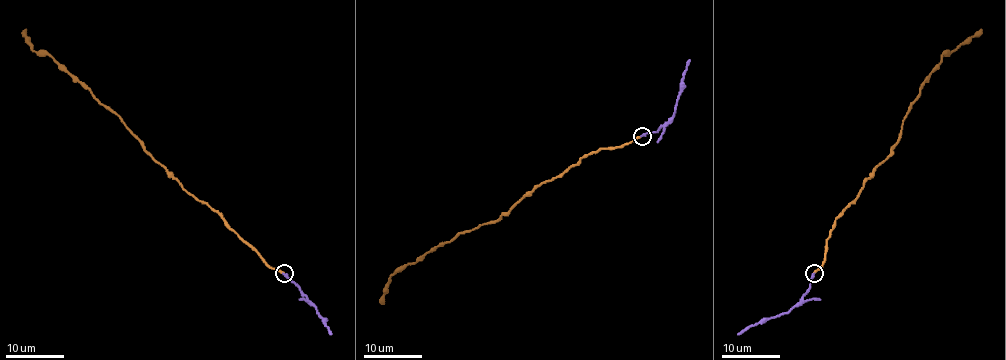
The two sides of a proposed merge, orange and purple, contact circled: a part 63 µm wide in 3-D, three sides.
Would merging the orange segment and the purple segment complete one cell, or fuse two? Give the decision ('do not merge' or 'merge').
do not merge

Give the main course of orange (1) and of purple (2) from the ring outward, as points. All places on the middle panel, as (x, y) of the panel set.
1: (641, 136), (583, 156), (527, 192), (491, 223), (463, 231), (415, 262), (401, 266), (386, 284), (383, 302)
2: (641, 136), (656, 132), (673, 116), (689, 59)

